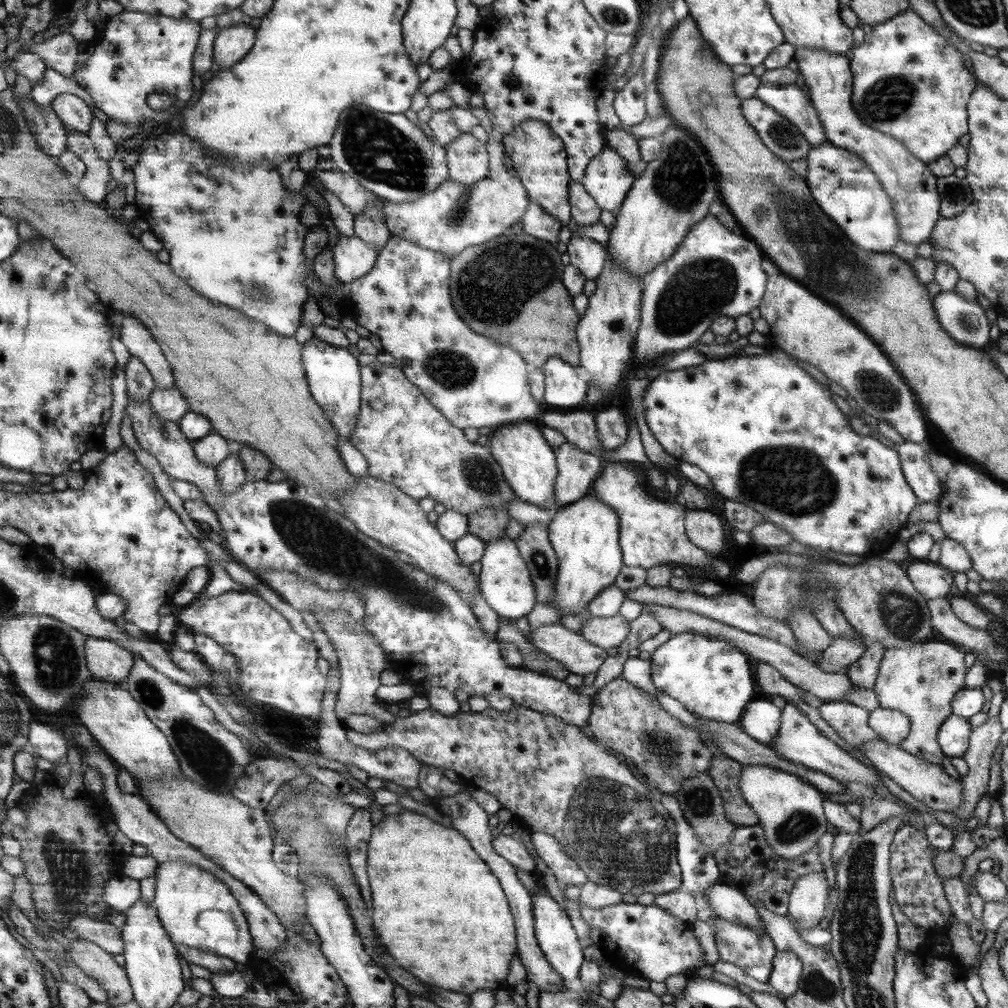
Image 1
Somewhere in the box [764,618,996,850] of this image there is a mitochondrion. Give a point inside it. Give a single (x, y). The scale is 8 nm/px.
(798, 826)

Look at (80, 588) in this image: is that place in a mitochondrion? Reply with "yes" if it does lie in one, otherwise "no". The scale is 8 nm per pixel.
no

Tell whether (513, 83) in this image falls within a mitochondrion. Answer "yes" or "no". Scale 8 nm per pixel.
yes

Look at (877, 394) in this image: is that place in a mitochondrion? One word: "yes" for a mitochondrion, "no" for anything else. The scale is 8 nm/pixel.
yes

